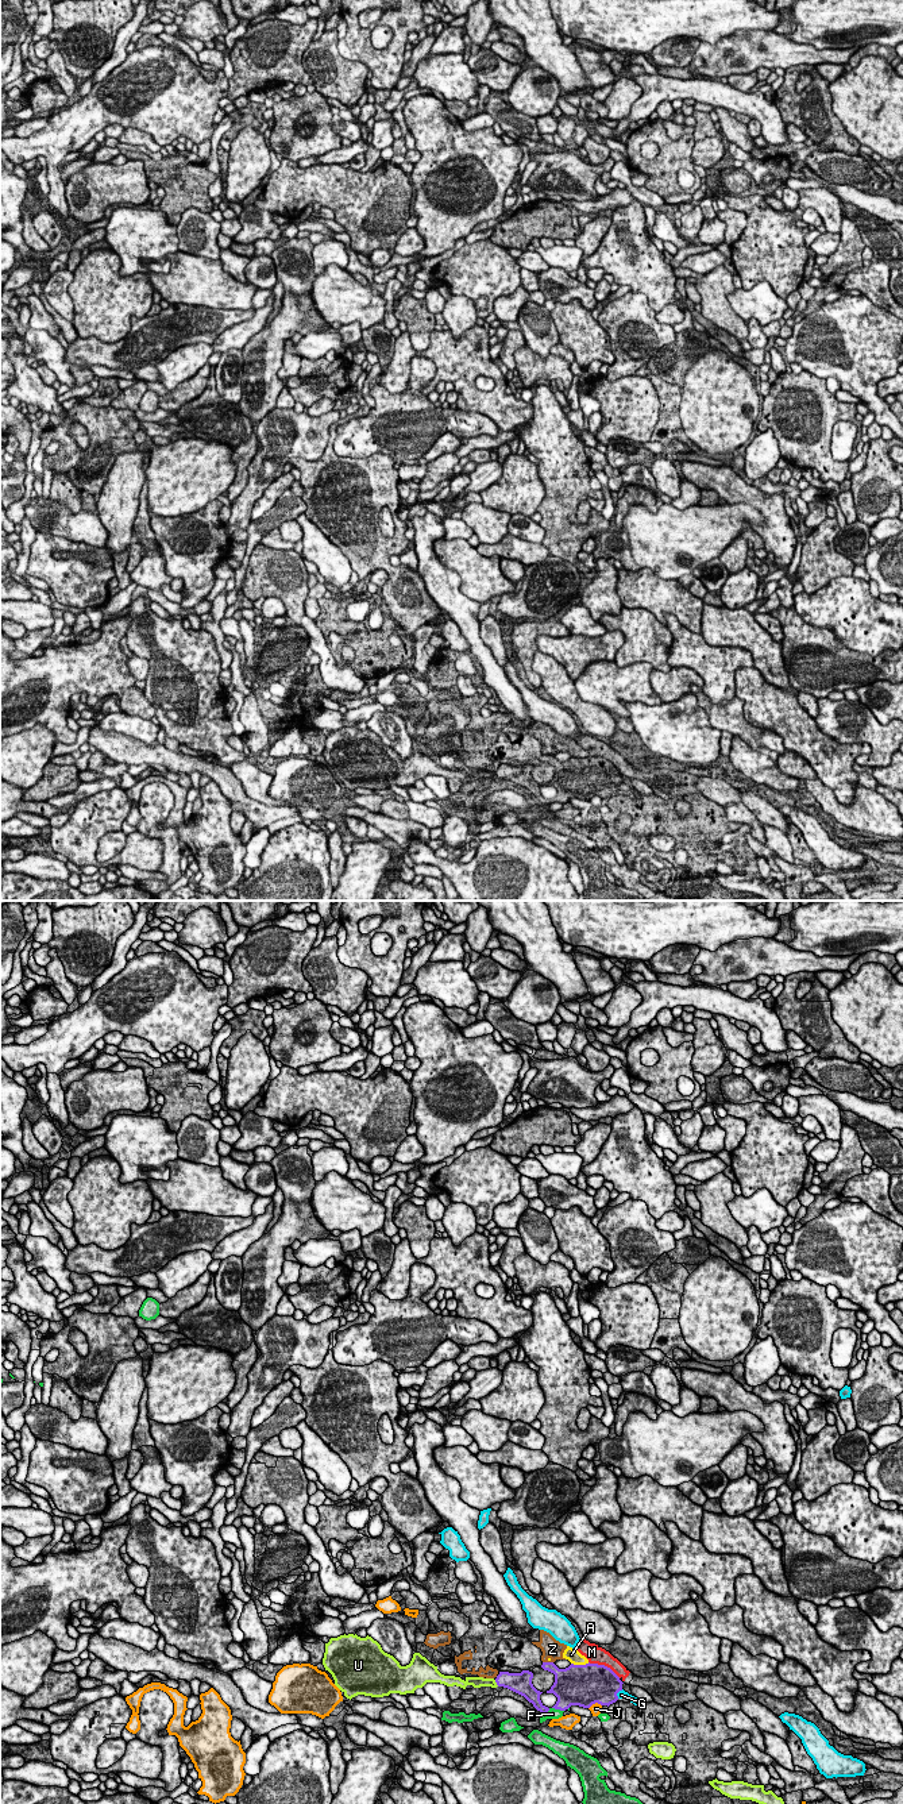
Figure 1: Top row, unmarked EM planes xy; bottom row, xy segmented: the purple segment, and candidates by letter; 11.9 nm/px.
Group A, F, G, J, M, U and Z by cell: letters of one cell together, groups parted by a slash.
A Z / F / G / J / M / U

